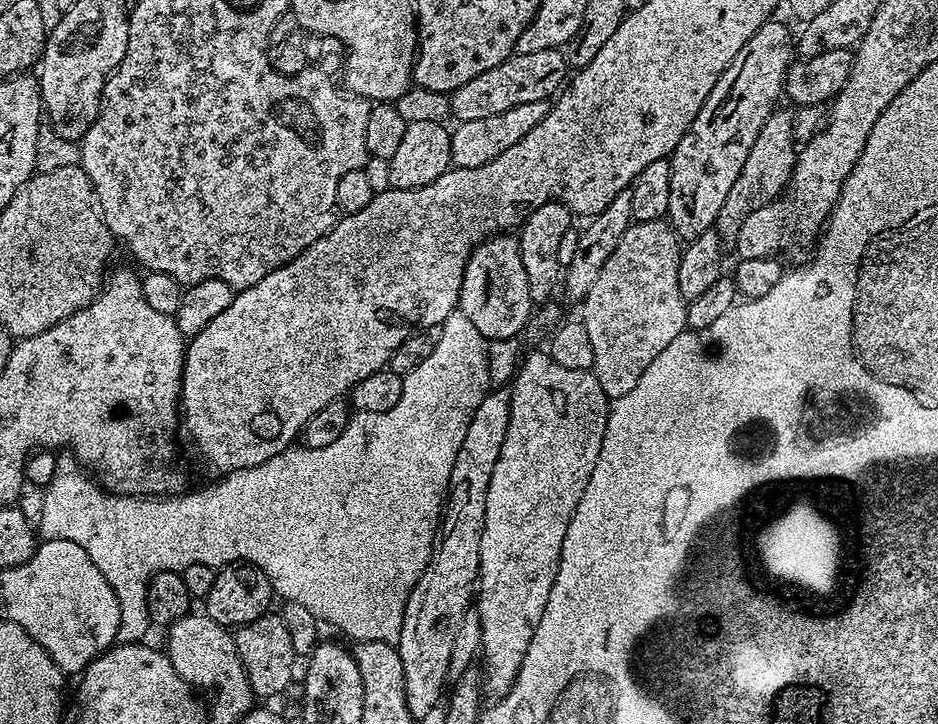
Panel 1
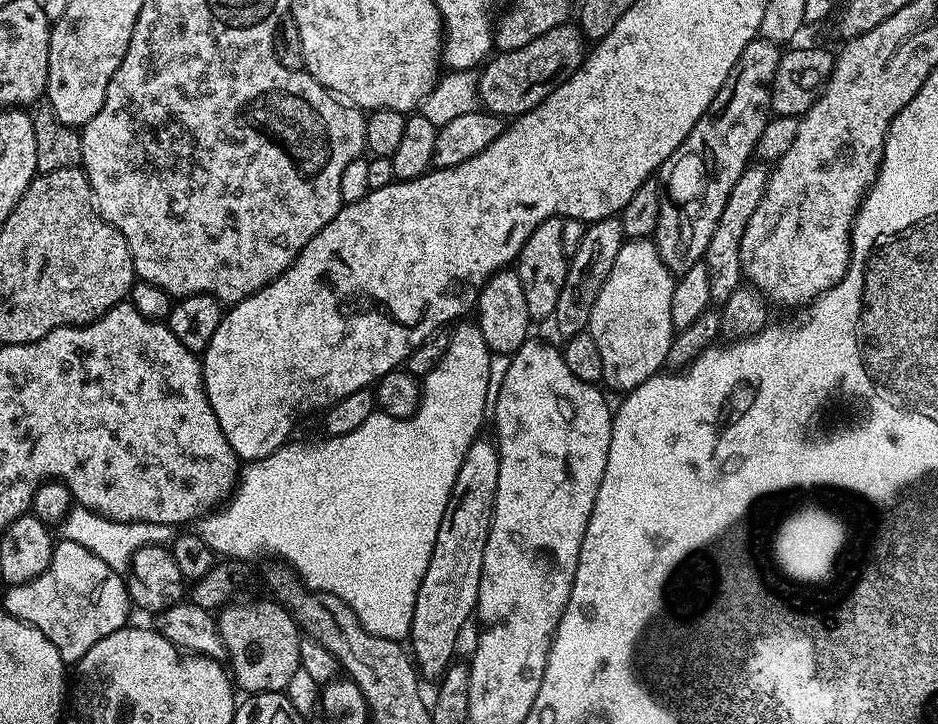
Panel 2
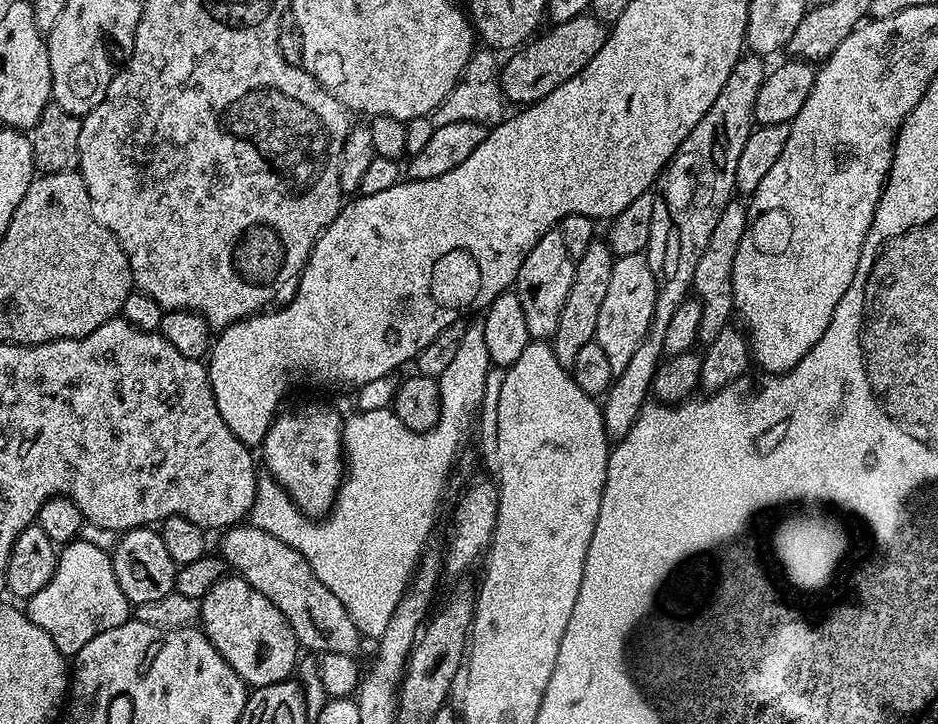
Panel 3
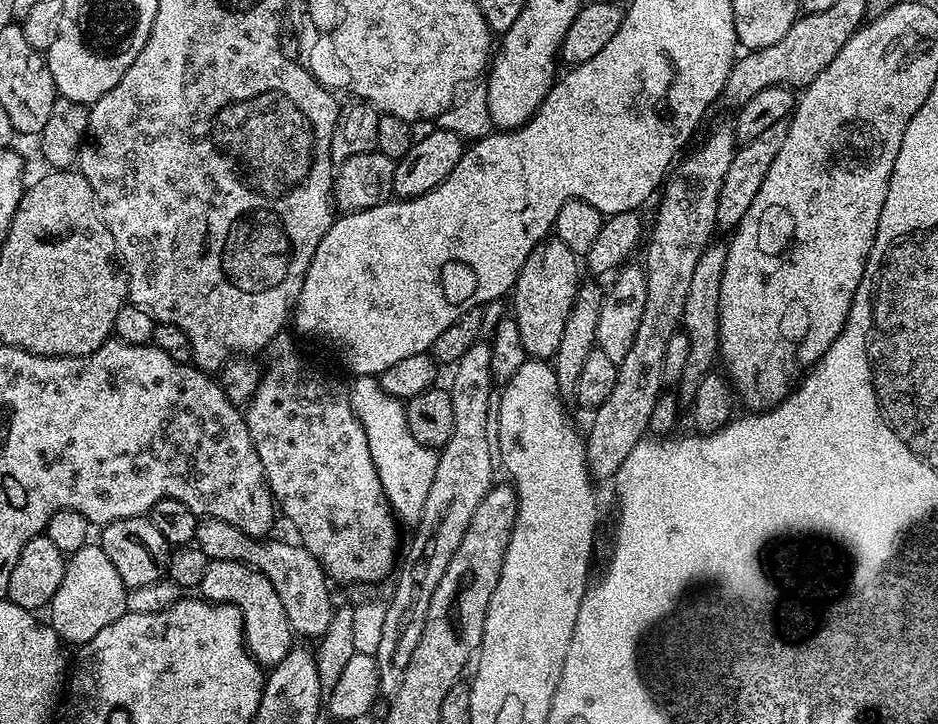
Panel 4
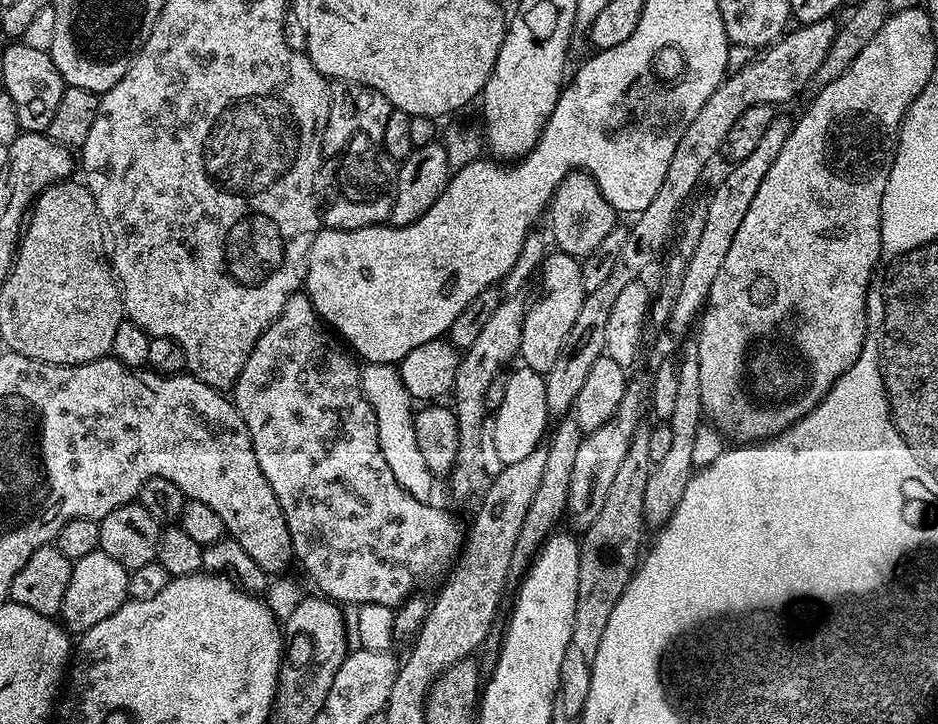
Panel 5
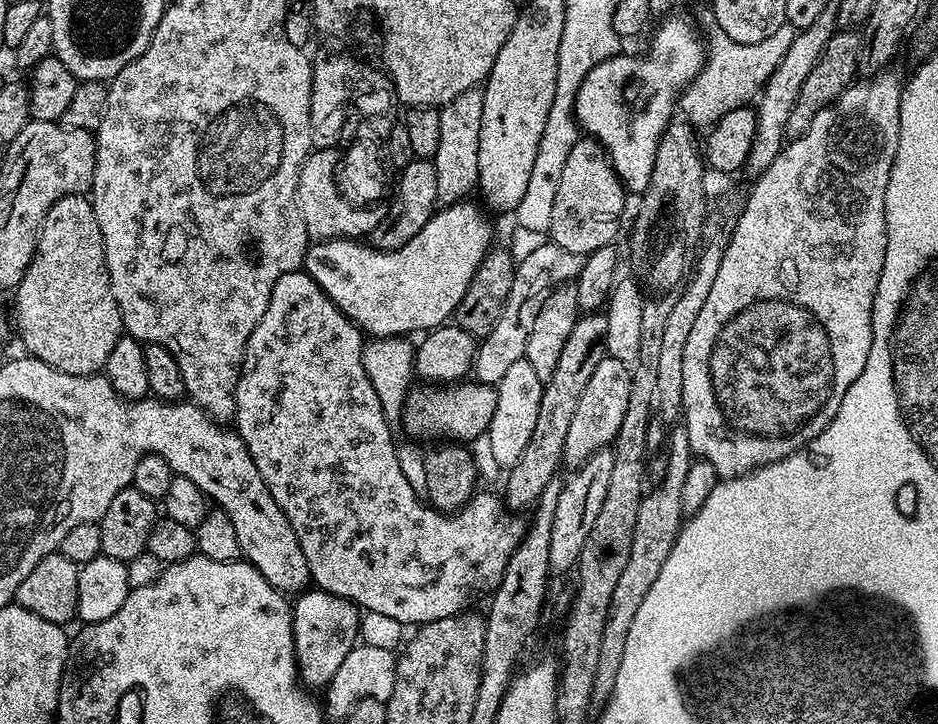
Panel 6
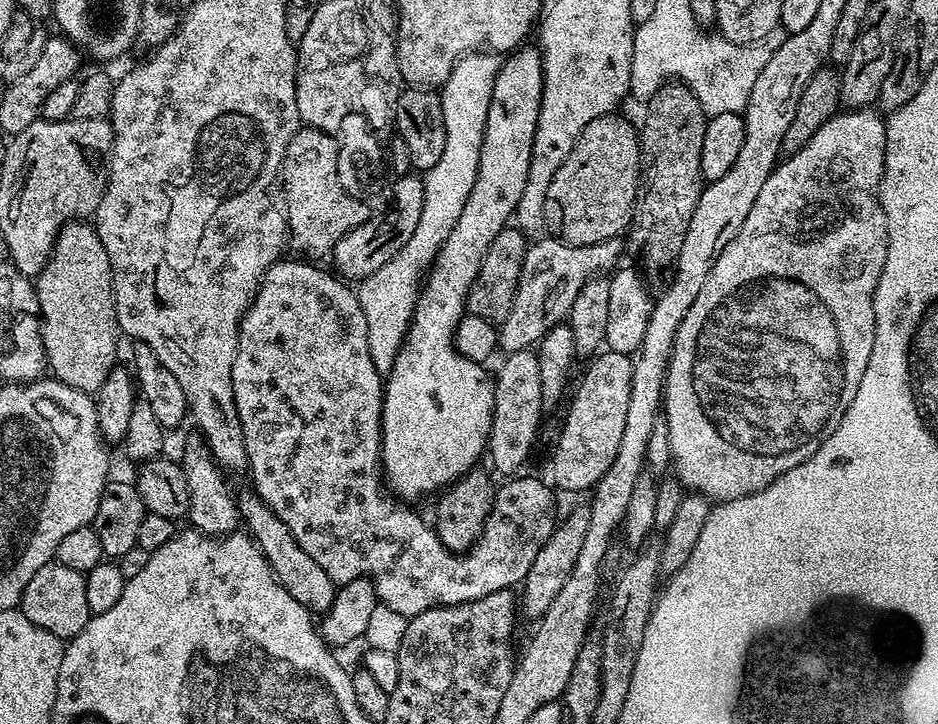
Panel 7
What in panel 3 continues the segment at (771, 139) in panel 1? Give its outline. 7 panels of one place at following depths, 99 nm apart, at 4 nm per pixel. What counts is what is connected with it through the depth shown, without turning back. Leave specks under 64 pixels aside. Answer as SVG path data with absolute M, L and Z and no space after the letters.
M739 199L729 200L728 205L722 210L718 222L714 225L714 230L710 230L710 242L706 242L706 250L702 250L702 258L698 258L698 266L694 269L691 291L695 299L701 304L701 326L699 333L699 343L708 345L722 334L722 330L729 327L734 316L734 305L732 303L732 275L734 274L734 257L738 255L738 242L742 242L742 234L748 225L748 210L743 203L739 204Z

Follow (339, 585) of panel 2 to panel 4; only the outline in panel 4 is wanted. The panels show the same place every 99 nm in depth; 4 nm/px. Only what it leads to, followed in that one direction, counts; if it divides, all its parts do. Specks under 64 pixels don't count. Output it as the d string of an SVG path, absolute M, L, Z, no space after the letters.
M356 376L348 388L348 400L356 417L366 430L366 442L370 446L370 458L378 470L382 490L388 499L388 505L405 525L415 525L426 506L426 494L430 494L430 482L434 482L437 453L414 442L406 426L404 404L394 399L386 390L382 390L375 376Z

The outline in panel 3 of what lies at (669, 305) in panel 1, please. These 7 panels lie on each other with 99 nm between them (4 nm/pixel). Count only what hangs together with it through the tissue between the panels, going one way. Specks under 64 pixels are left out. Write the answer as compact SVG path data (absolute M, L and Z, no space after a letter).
M639 252L619 257L614 266L614 274L610 274L610 286L606 289L606 299L602 301L602 311L598 314L598 330L594 341L602 346L612 373L619 374L626 370L634 350L638 350L642 338L646 338L654 318L655 301L656 283L647 255Z

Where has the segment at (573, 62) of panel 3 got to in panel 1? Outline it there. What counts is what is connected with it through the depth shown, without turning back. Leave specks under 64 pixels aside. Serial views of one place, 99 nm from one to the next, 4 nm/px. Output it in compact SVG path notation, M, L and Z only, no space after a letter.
M561 49L538 50L534 54L521 56L513 54L494 66L494 70L486 70L478 74L478 78L470 78L466 86L458 86L451 92L451 115L456 116L457 121L474 122L474 118L490 118L490 114L514 110L514 106L522 106L522 102L548 100L557 95L558 89L569 76L568 62Z

